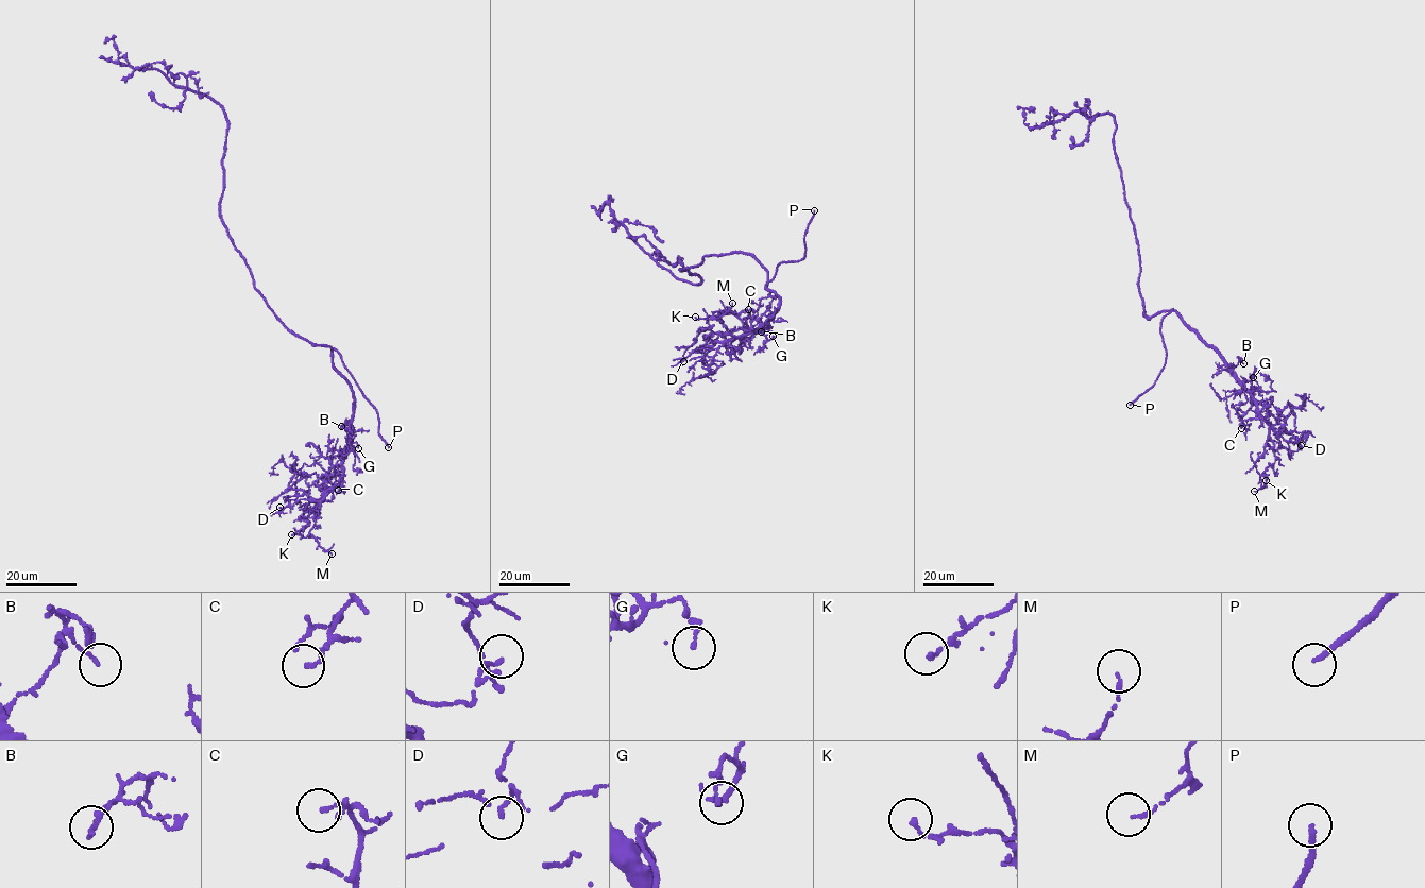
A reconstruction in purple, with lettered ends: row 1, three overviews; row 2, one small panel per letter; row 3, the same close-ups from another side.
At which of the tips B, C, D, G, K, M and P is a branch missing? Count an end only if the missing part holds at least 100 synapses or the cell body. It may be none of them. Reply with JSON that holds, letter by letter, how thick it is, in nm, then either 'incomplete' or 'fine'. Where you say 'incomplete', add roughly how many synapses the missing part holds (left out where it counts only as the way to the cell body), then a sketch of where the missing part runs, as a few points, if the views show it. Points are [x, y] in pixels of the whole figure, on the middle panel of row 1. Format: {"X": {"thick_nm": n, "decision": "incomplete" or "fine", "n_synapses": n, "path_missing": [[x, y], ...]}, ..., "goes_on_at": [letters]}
{"B": {"thick_nm": 110, "decision": "fine"}, "C": {"thick_nm": 120, "decision": "fine"}, "D": {"thick_nm": 120, "decision": "fine"}, "G": {"thick_nm": 120, "decision": "fine"}, "K": {"thick_nm": 160, "decision": "fine"}, "M": {"thick_nm": 100, "decision": "fine"}, "P": {"thick_nm": 180, "decision": "incomplete", "path_missing": [[814, 210], [814, 202], [804, 190]]}, "goes_on_at": ["P"]}

